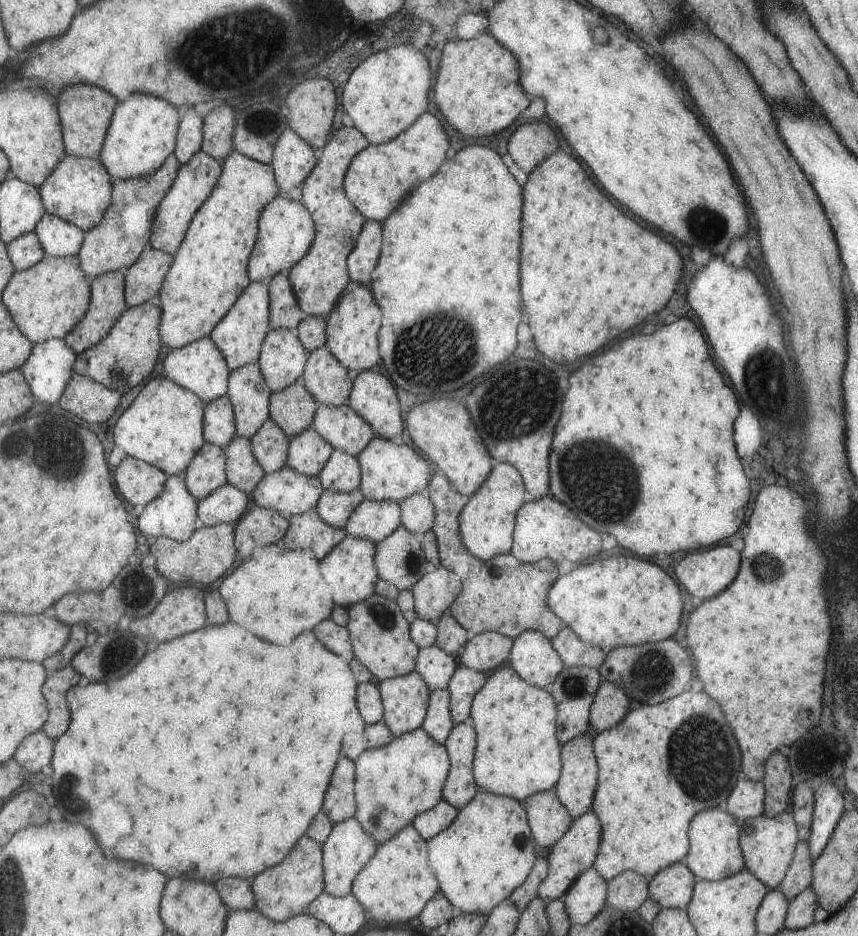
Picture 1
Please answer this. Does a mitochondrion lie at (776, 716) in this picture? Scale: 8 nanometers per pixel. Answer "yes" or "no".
no

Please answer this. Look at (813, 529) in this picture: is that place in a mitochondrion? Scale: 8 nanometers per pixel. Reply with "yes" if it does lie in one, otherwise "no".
no

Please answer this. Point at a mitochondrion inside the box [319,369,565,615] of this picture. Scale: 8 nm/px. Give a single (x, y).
(514, 411)

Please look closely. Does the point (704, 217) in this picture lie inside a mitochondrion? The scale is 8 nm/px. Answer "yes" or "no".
yes

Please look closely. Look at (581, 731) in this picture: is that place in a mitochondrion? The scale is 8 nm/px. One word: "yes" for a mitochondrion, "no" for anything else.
no

